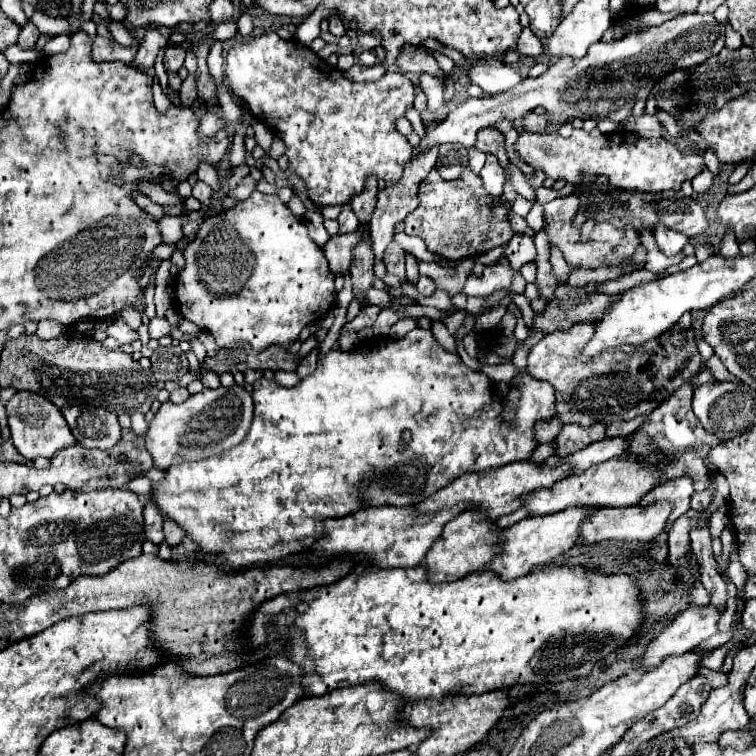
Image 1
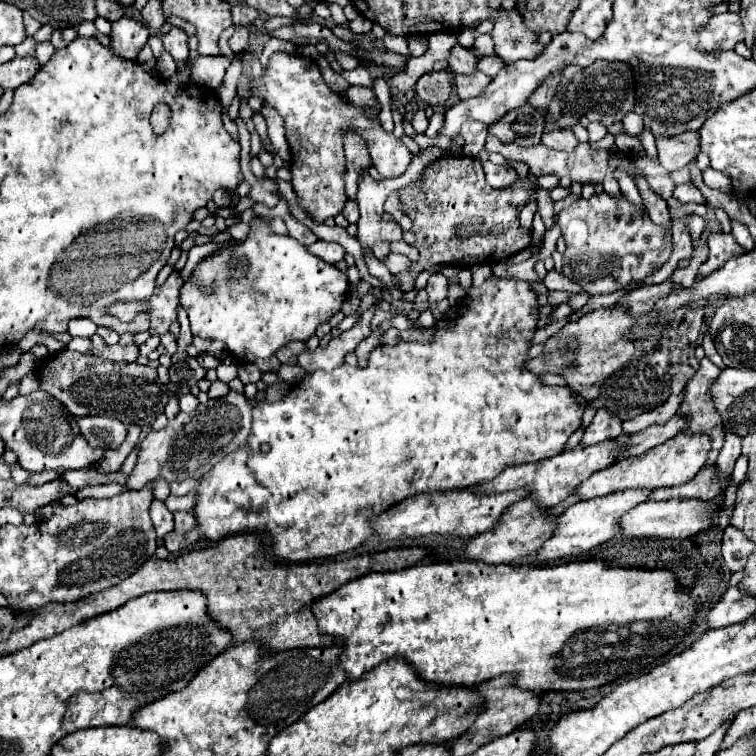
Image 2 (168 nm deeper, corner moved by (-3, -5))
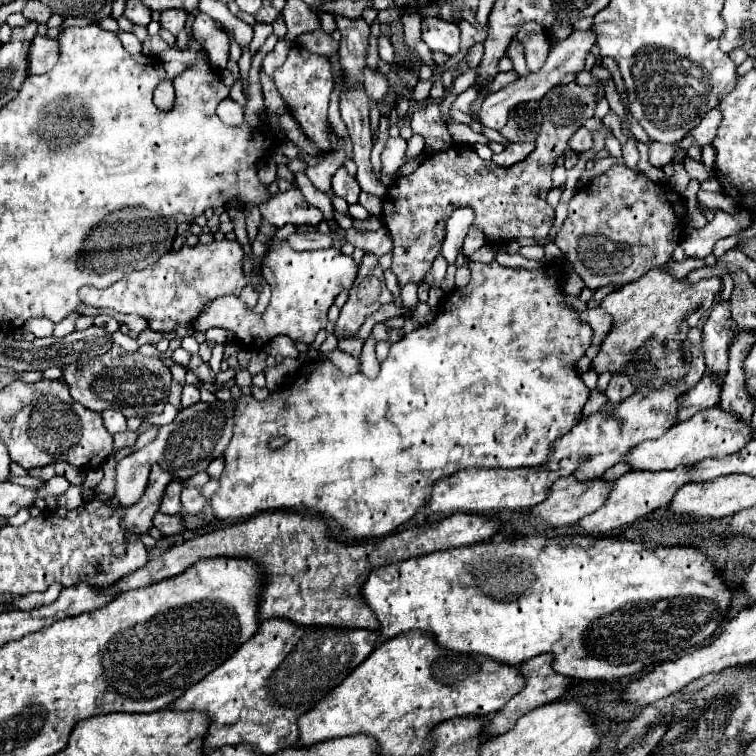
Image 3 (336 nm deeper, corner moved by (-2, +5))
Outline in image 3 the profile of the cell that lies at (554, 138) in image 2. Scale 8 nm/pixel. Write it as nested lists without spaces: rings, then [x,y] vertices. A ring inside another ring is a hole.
[[[581,126],[571,138],[569,138],[569,148],[573,148],[575,152],[587,152],[589,148],[593,146],[593,138],[591,138],[591,132]]]

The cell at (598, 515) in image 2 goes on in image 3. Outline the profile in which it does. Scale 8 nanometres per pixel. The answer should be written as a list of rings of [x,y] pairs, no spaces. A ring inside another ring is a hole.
[[[679,466],[679,470],[661,470],[661,472],[639,472],[639,474],[627,472],[611,482],[605,504],[597,512],[581,518],[573,528],[577,530],[577,534],[605,534],[609,530],[627,526],[635,522],[637,518],[653,512],[655,508],[667,506],[667,502],[671,500],[671,494],[683,484],[687,484],[685,466]]]

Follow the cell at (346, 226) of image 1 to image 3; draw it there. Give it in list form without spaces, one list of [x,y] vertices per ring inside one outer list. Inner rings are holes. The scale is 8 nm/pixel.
[[[339,168],[331,180],[331,186],[333,186],[333,194],[339,196],[339,198],[345,198],[347,204],[357,204],[357,198],[359,198],[359,184],[357,180],[345,170],[345,168]]]

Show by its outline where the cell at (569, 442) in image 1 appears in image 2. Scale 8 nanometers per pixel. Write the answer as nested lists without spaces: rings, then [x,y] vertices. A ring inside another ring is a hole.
[[[596,412],[592,424],[586,428],[582,444],[598,444],[610,438],[618,438],[622,434],[622,420],[618,416],[612,416],[612,412]]]

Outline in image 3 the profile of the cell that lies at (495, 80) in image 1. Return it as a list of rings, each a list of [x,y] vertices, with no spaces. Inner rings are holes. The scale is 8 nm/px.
[[[425,16],[421,24],[423,42],[435,52],[445,52],[447,56],[455,56],[459,52],[459,28],[453,22],[443,22],[437,16]]]

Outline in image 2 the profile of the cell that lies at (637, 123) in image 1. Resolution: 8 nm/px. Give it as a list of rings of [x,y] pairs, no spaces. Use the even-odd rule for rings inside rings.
[[[684,132],[672,138],[662,136],[656,138],[656,146],[658,146],[660,164],[668,172],[674,172],[696,160],[700,152],[700,132]]]

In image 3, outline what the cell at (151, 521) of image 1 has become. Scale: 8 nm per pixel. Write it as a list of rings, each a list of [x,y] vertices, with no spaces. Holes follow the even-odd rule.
[[[173,480],[169,482],[165,494],[163,494],[163,500],[161,500],[161,506],[159,506],[159,512],[163,514],[179,514],[181,512],[181,506],[179,506],[179,494],[181,494],[181,484],[179,480]]]

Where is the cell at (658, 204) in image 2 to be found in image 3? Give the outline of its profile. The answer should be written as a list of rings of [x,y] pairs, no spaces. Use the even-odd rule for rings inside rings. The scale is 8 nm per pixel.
[[[629,136],[627,138],[627,142],[625,142],[625,146],[623,146],[623,160],[625,160],[625,164],[631,168],[631,170],[635,170],[635,172],[639,172],[637,170],[637,160],[639,160],[639,152],[637,152],[637,146],[635,146],[635,140]]]

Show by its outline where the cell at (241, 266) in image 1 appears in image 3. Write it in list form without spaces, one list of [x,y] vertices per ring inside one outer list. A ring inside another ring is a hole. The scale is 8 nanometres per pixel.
[[[277,240],[269,246],[265,254],[261,274],[271,286],[271,302],[265,312],[257,314],[237,296],[223,296],[211,302],[205,302],[201,314],[193,320],[193,330],[209,330],[223,328],[235,334],[235,340],[245,350],[259,350],[271,338],[285,334],[297,342],[311,344],[315,334],[327,324],[327,310],[337,298],[339,292],[349,290],[351,282],[355,282],[357,266],[351,256],[345,256],[337,248],[315,250],[315,252],[297,252],[289,246],[287,240]]]

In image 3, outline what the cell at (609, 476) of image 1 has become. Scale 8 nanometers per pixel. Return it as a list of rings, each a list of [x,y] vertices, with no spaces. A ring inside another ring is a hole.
[[[717,406],[697,412],[685,422],[677,422],[661,438],[641,442],[625,454],[625,462],[631,470],[671,470],[677,466],[693,466],[705,458],[725,458],[739,452],[749,442],[749,424],[739,426],[731,414],[723,414]]]

